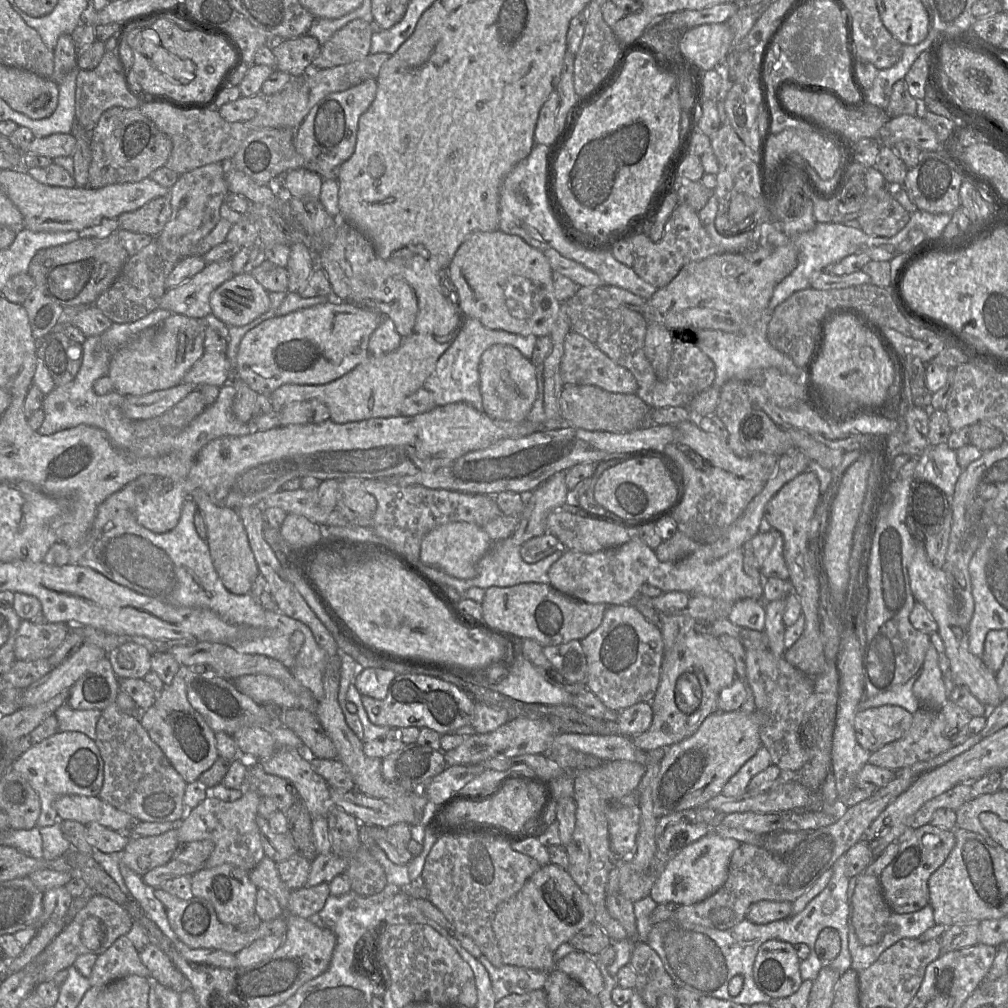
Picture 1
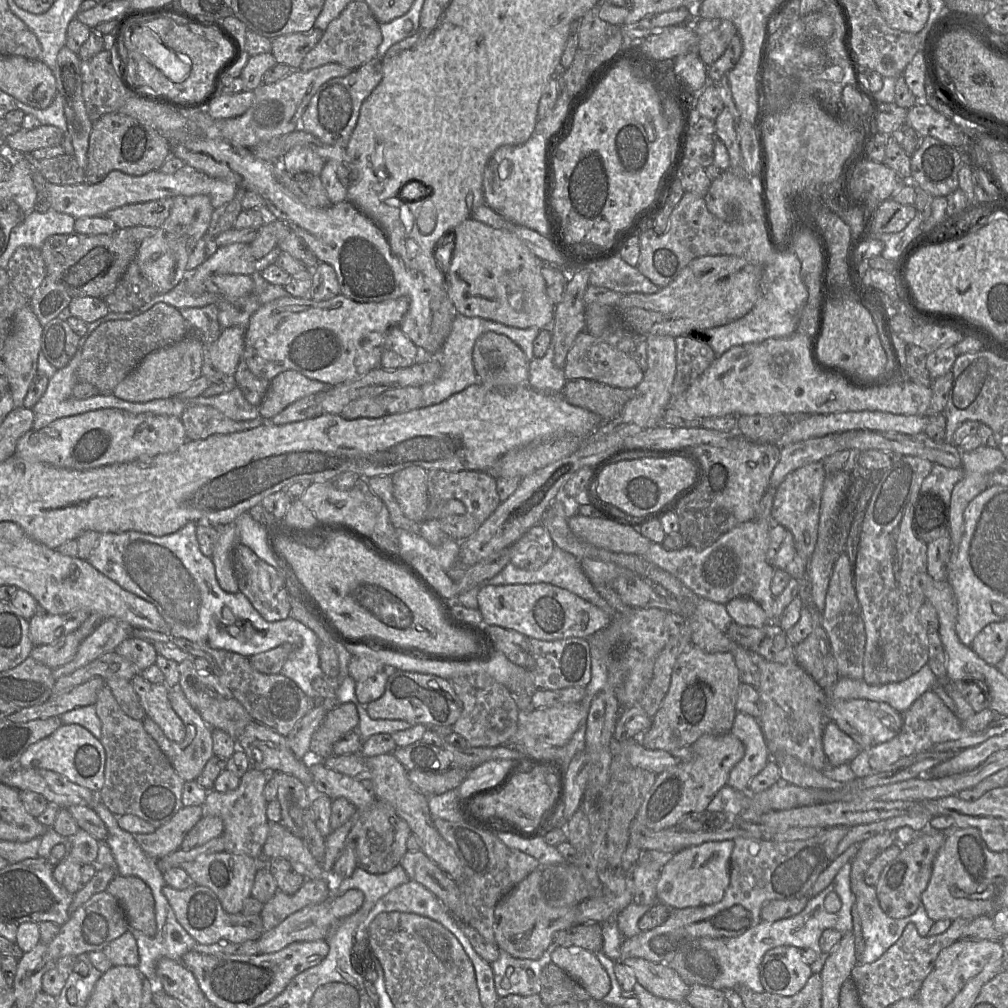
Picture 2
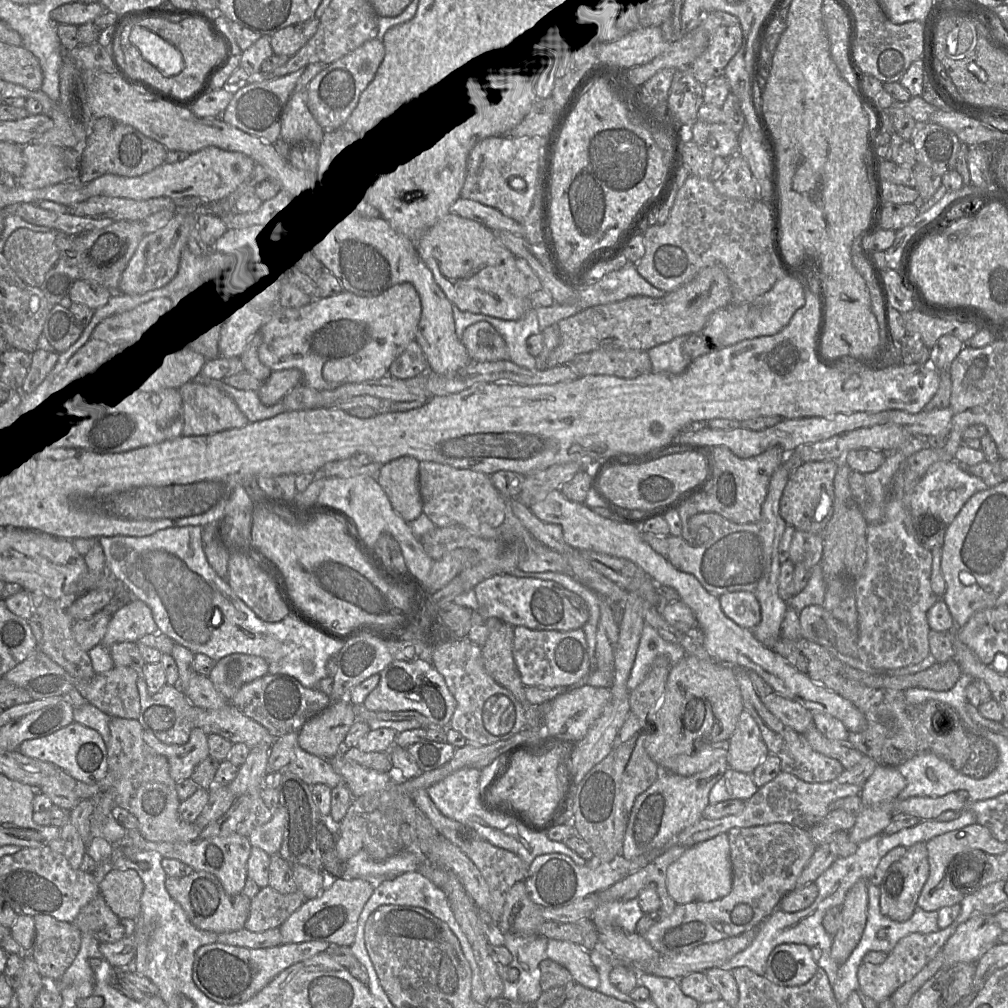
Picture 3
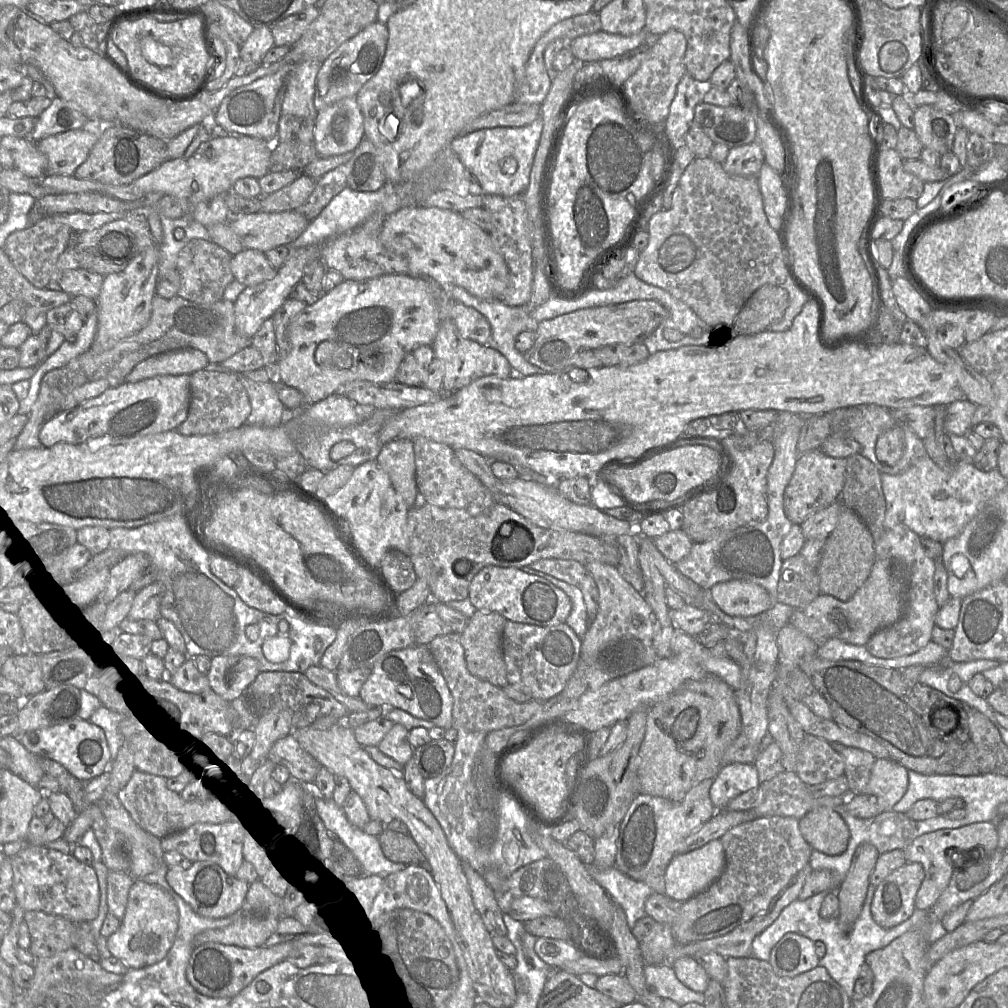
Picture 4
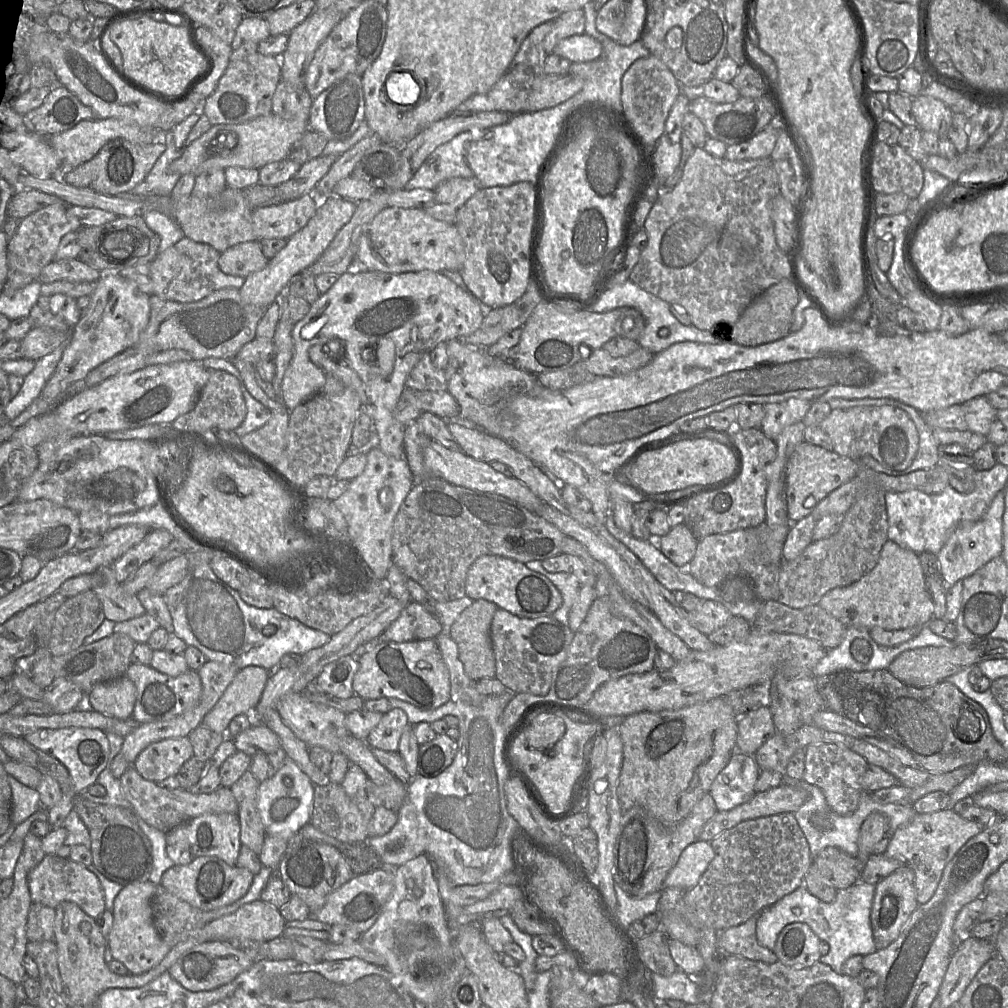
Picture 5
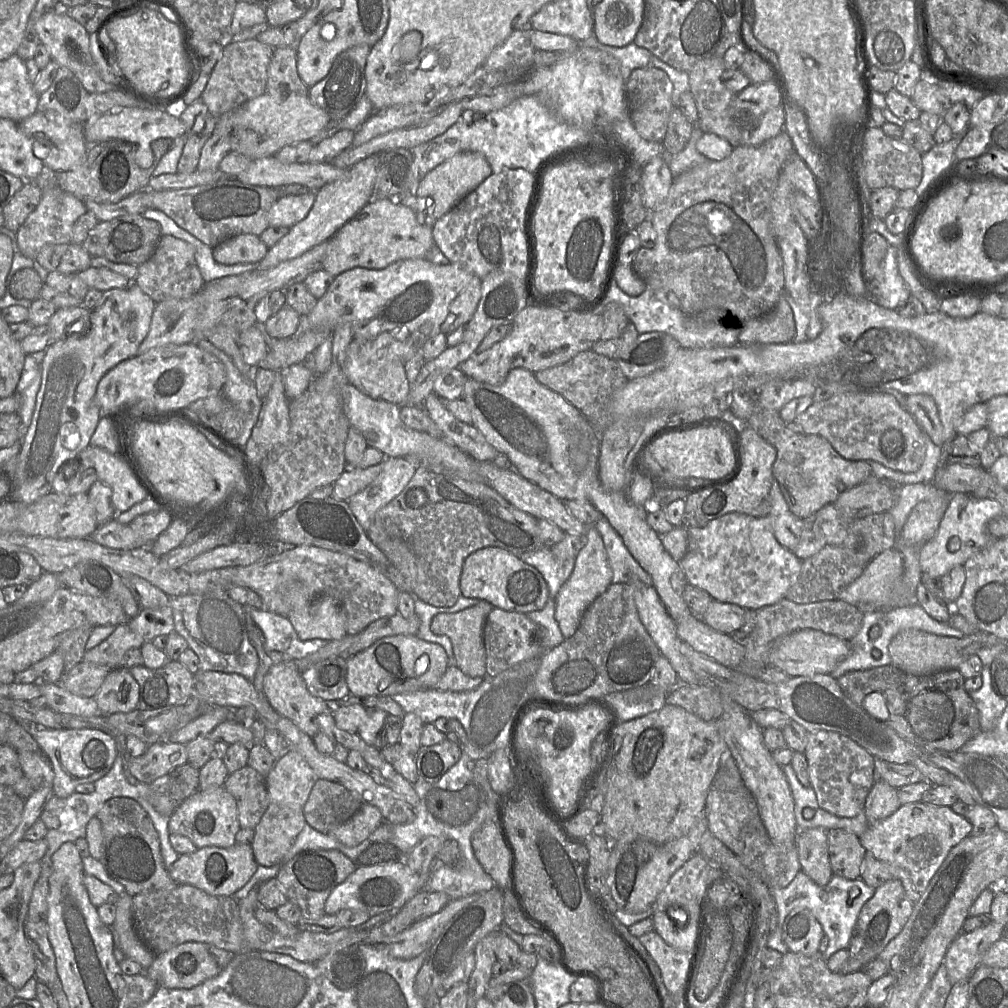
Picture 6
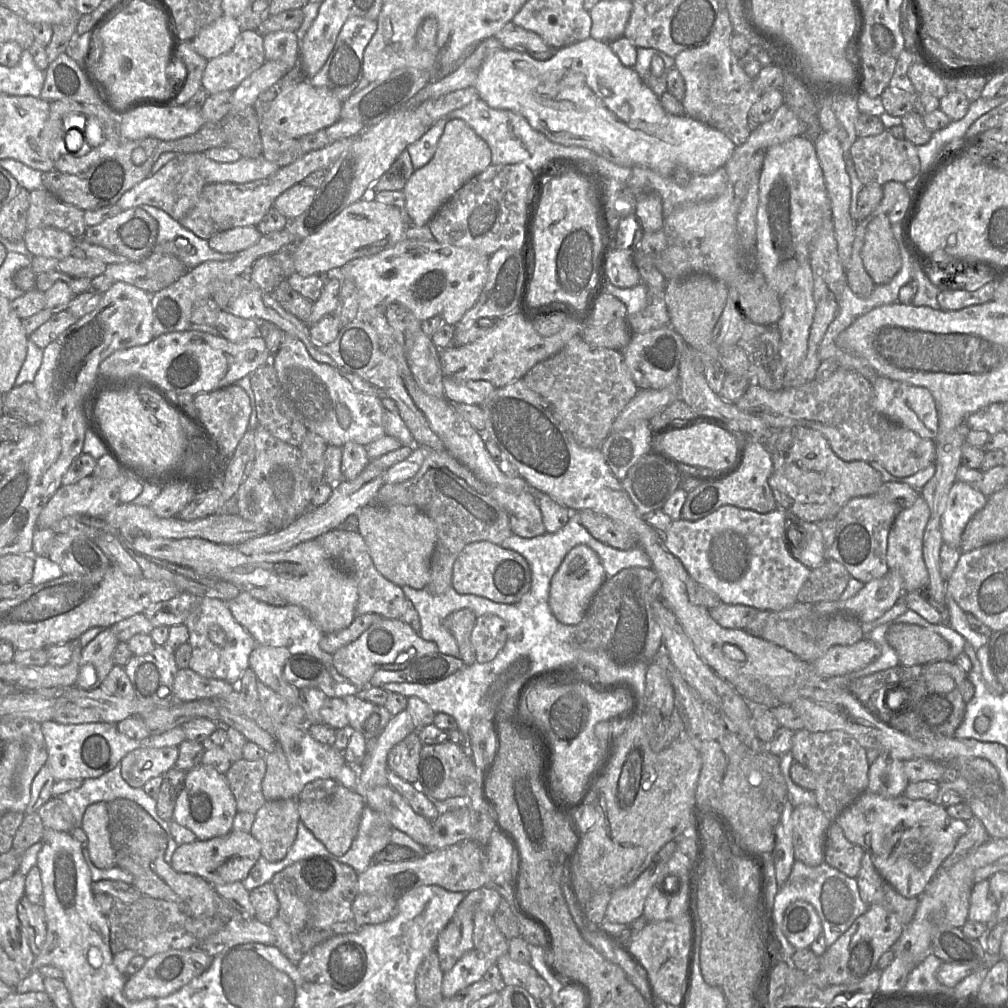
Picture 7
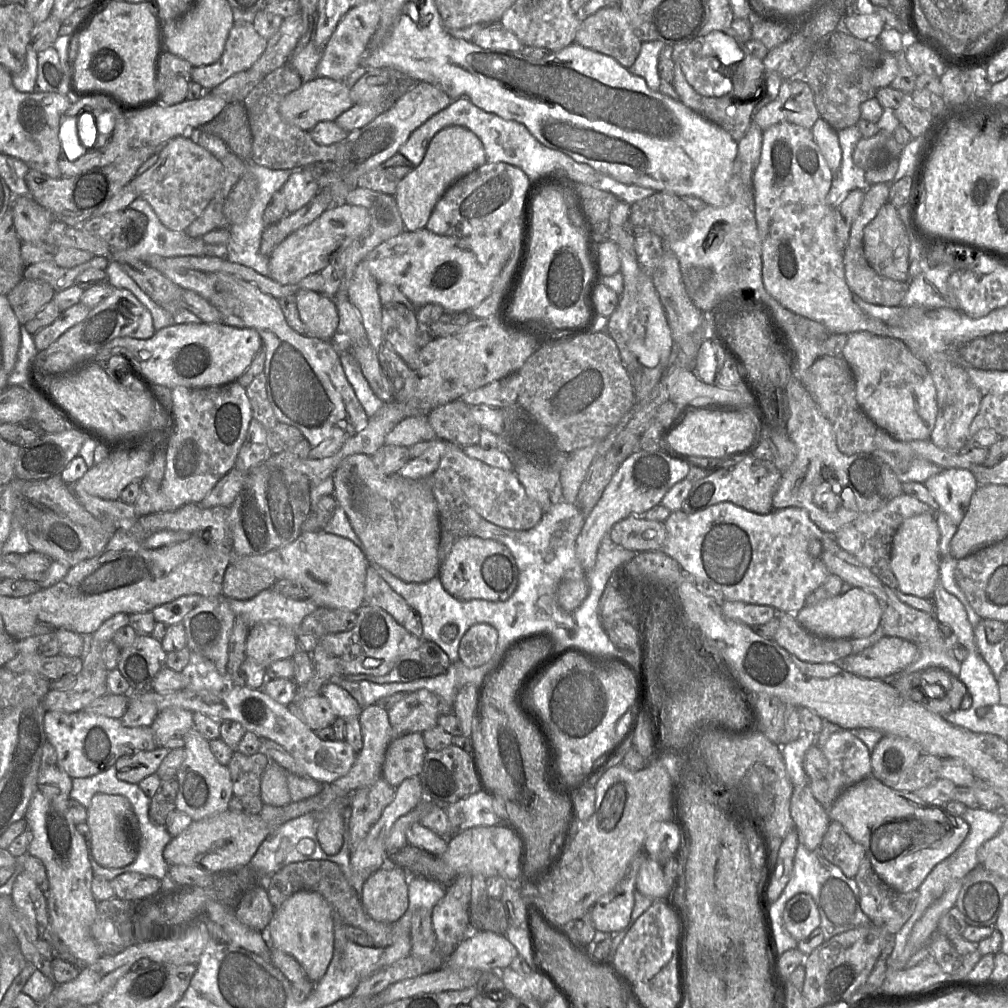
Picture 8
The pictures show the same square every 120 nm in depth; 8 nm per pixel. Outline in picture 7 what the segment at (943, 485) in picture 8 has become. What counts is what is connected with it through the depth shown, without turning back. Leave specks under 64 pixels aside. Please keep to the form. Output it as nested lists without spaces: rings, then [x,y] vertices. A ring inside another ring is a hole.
[[[955,481],[951,486],[941,516],[943,543],[959,549],[961,537],[969,520],[986,504],[988,496],[969,484]]]

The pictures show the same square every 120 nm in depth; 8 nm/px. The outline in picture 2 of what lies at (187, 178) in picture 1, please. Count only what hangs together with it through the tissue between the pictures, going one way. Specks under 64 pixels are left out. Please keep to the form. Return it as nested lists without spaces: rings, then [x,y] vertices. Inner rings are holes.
[[[207,195],[176,196],[173,198],[170,215],[158,232],[138,244],[135,259],[157,295],[172,290],[186,278],[189,256],[197,242],[206,235],[213,211],[214,207]]]

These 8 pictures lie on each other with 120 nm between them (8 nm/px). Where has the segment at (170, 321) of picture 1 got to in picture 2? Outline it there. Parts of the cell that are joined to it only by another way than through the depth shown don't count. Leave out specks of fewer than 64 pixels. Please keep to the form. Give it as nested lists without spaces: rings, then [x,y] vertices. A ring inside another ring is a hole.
[[[193,333],[180,341],[154,350],[114,388],[112,394],[131,402],[146,402],[173,397],[185,391],[202,371],[202,341]]]

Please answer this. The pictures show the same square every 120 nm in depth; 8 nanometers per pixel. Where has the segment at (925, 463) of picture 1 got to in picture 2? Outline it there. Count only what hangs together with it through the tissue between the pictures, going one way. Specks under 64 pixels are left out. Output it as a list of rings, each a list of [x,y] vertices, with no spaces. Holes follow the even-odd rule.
[[[934,464],[931,473],[923,481],[920,491],[939,495],[949,508],[952,491],[963,477],[963,468],[948,468],[941,464]]]

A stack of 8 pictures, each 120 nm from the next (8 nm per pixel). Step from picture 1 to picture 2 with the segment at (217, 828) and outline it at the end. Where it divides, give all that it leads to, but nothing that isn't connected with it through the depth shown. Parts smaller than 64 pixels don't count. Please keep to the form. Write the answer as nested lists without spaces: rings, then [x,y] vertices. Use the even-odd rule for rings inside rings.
[[[250,768],[241,778],[238,787],[230,792],[208,791],[202,803],[203,816],[217,816],[223,822],[223,837],[226,852],[245,854],[258,859],[263,855],[263,845],[269,832],[266,817],[267,802],[263,795],[268,774]]]

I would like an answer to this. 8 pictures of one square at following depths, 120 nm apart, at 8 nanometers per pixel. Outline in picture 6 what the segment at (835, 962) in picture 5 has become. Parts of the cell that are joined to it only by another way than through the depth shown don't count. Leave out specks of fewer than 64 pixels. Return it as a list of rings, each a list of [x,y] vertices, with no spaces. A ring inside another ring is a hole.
[[[801,870],[787,887],[771,889],[777,907],[778,921],[776,929],[767,938],[767,947],[783,955],[789,952],[783,940],[783,924],[793,909],[805,907],[820,922],[824,934],[829,939],[828,948],[823,953],[824,959],[828,960],[837,951],[848,948],[860,911],[874,896],[875,891],[875,888],[868,886],[861,878],[849,880],[835,874],[827,885],[819,886]]]

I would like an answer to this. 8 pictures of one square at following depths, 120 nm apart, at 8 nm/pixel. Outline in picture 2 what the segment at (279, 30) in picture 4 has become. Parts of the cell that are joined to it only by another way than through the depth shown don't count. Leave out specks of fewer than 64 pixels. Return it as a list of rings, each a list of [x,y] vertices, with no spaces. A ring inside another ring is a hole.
[[[312,27],[306,32],[278,36],[271,40],[271,53],[277,64],[286,64],[293,71],[298,70],[304,57],[321,40],[324,31]]]

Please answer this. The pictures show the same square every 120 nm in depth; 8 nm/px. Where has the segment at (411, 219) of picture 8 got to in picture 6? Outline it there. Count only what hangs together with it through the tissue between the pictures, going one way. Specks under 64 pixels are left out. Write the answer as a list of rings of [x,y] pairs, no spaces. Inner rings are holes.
[[[461,152],[428,172],[418,183],[415,196],[417,199],[424,201],[428,207],[432,207],[432,215],[438,219],[449,212],[470,192],[475,190],[491,174],[491,166],[481,153]]]

